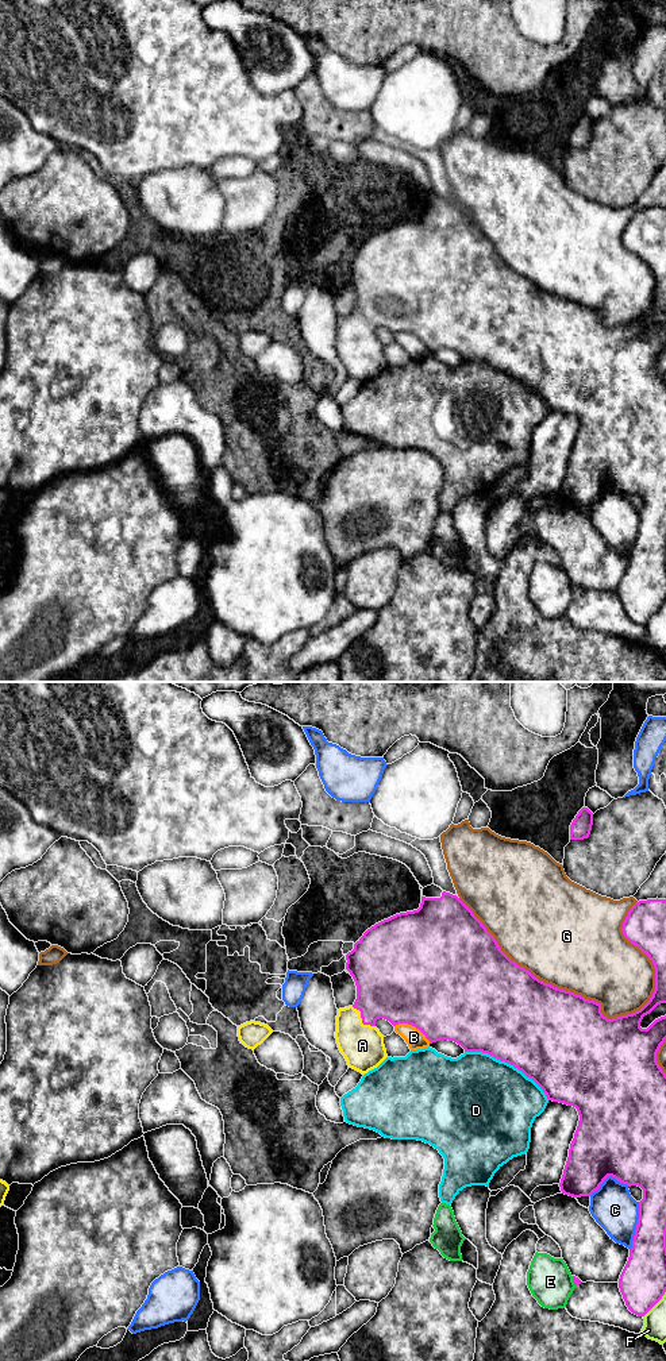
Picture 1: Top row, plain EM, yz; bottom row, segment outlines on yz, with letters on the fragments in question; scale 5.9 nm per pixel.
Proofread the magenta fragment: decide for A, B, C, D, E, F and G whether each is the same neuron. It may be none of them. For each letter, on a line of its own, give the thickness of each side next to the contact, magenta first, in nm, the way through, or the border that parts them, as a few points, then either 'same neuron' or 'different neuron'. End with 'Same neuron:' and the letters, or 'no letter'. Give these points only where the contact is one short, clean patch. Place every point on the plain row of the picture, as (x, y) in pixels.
A: 380 nm thick on the magenta side, 260 nm on the other; runs through yz (389, 296), (362, 328), (362, 354); same neuron
B: 500 nm thick on the magenta side, 110 nm on the other; different neuron
C: 240 nm thick on the magenta side, 260 nm on the other; different neuron
D: 500 nm thick on the magenta side, 500 nm on the other; different neuron
E: 40 nm thick on the magenta side, 260 nm on the other; different neuron
F: 280 nm thick on the magenta side, 130 nm on the other; different neuron
G: 500 nm thick on the magenta side, 500 nm on the other; different neuron
Same neuron: A

